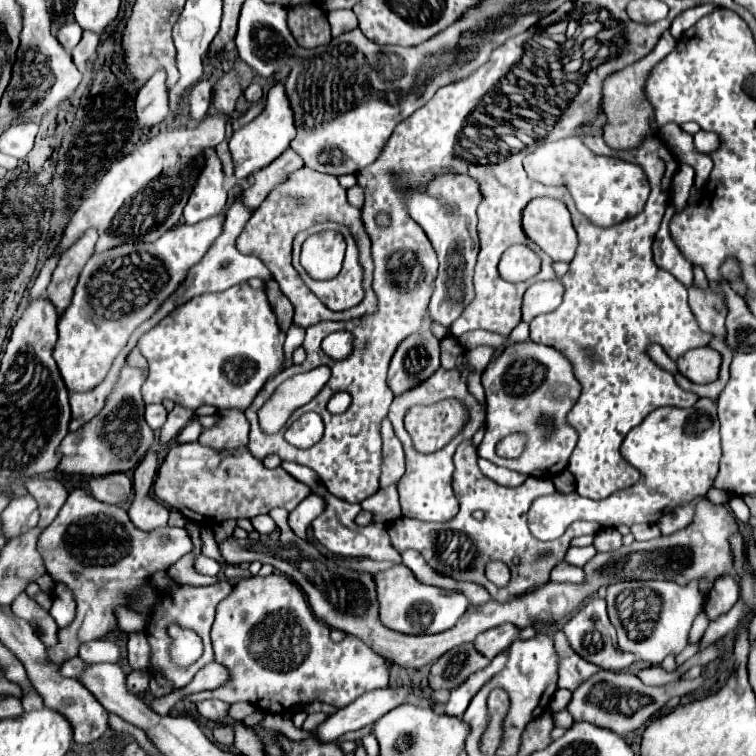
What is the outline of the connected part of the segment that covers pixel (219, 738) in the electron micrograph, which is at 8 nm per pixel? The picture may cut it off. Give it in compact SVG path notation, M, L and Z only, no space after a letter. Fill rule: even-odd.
M216 726L212 736L222 746L232 746L234 744L234 728L232 726Z

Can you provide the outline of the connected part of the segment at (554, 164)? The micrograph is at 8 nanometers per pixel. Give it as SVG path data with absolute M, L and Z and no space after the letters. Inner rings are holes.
M578 136L558 140L546 152L538 150L540 144L526 156L524 168L528 176L542 184L566 184L579 212L598 226L612 226L638 214L650 196L650 184L638 164L598 156L586 148Z

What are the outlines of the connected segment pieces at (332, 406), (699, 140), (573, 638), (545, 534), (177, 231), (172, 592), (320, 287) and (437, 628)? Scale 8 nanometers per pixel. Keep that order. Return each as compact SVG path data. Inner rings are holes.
M336 392L328 402L328 412L330 414L342 414L350 408L350 404L352 404L352 396L348 392Z
M700 130L698 134L694 134L694 150L696 152L702 152L702 154L712 154L720 148L722 140L718 138L716 132L706 132L706 130Z
M598 594L590 596L586 600L586 604L564 624L564 634L572 646L572 650L582 656L584 660L600 666L602 670L614 670L614 672L622 672L626 670L634 660L636 656L634 654L628 654L628 652L622 652L618 646L616 646L616 630L614 626L610 624L608 616L606 616L606 600L602 600Z
M700 398L690 408L662 406L650 412L642 424L632 428L622 442L622 458L642 472L642 478L634 488L614 492L604 500L590 500L578 496L576 492L554 492L550 496L540 496L532 502L532 508L528 512L530 532L538 540L556 540L556 536L562 536L574 520L596 522L602 528L654 522L654 516L668 512L668 508L672 510L696 496L706 496L718 474L718 462L722 458L720 442L722 438L714 400Z
M218 214L194 226L180 224L154 242L120 244L118 248L92 254L80 274L72 304L58 320L54 360L70 392L92 390L104 380L112 360L124 348L134 328L148 320L178 288L188 268L196 264L222 234L224 220L224 214Z
M220 580L212 586L184 584L184 586L178 586L178 588L168 588L164 592L164 598L158 602L158 606L154 606L154 610L150 614L150 620L144 628L144 634L146 634L148 644L150 644L150 668L148 670L150 672L160 672L166 680L170 680L174 684L174 688L184 688L184 684L190 684L190 678L194 678L200 668L204 668L206 664L210 664L210 660L214 660L214 652L212 652L212 644L210 644L210 628L212 628L212 622L214 622L214 610L216 610L216 604L220 600L224 600L226 596L230 596L232 590L234 590L234 584L228 582L228 580ZM170 624L180 624L180 626L192 628L204 642L204 654L190 668L184 668L184 670L176 668L168 658L170 638L166 634L166 628Z
M326 222L326 224L316 224L308 230L302 230L300 234L296 234L294 238L294 260L292 266L298 270L298 274L302 276L306 286L318 296L318 300L330 308L330 310L346 310L350 306L356 306L362 302L364 298L364 288L362 288L362 264L358 260L358 246L354 240L346 240L348 248L346 248L346 258L344 258L344 266L342 272L332 278L332 280L324 280L319 282L309 278L308 274L302 270L300 266L300 244L314 232L326 230L326 228L336 228L338 224L334 222Z
M394 566L392 570L384 570L374 574L374 582L378 588L380 600L380 618L382 624L404 634L438 634L452 628L458 618L470 606L470 600L458 590L446 590L432 584L424 584L416 580L416 576L406 566Z

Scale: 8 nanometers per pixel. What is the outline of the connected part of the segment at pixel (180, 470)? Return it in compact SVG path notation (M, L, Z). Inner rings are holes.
M200 442L176 444L170 448L154 482L154 496L182 512L196 524L220 524L230 518L254 518L282 506L292 512L312 490L294 480L284 468L266 468L252 452L242 446L234 450L214 450Z

